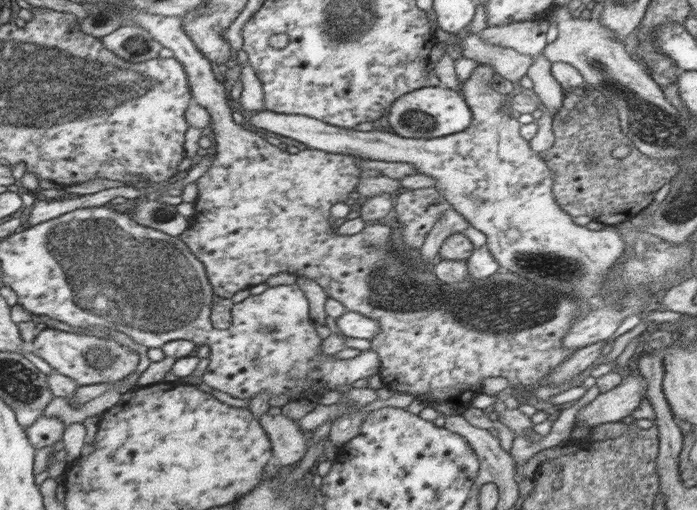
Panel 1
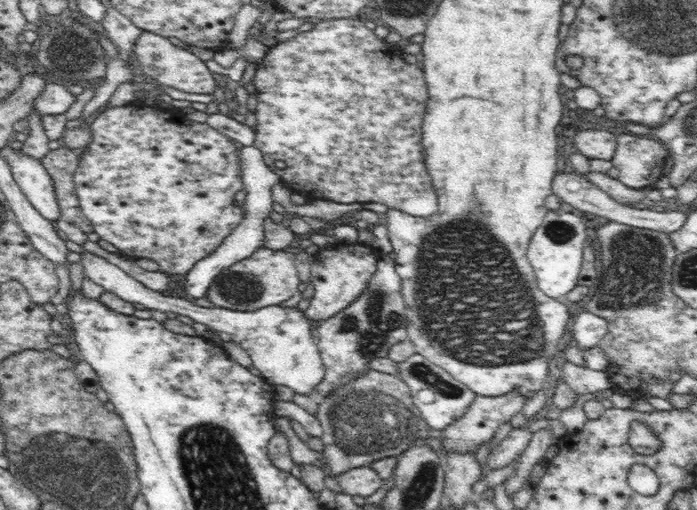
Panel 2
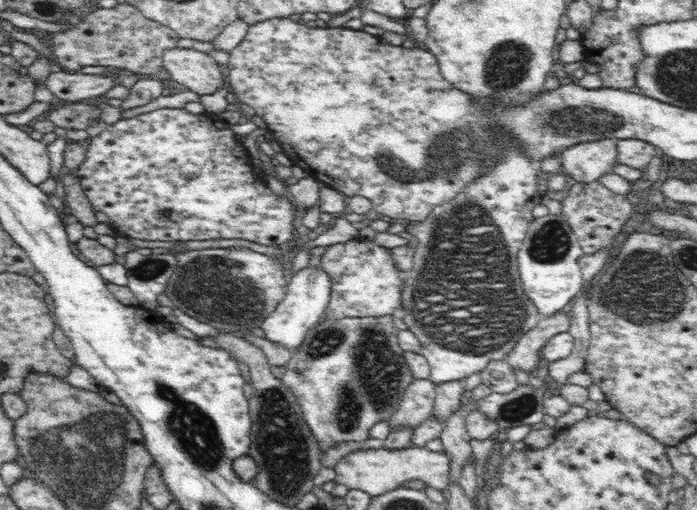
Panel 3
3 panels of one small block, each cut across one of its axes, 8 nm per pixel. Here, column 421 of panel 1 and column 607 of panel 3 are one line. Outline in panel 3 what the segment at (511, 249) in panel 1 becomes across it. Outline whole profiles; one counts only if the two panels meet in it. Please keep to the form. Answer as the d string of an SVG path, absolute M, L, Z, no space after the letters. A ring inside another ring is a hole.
M615 139L588 141L566 147L559 155L561 169L578 183L598 181L618 163Z

